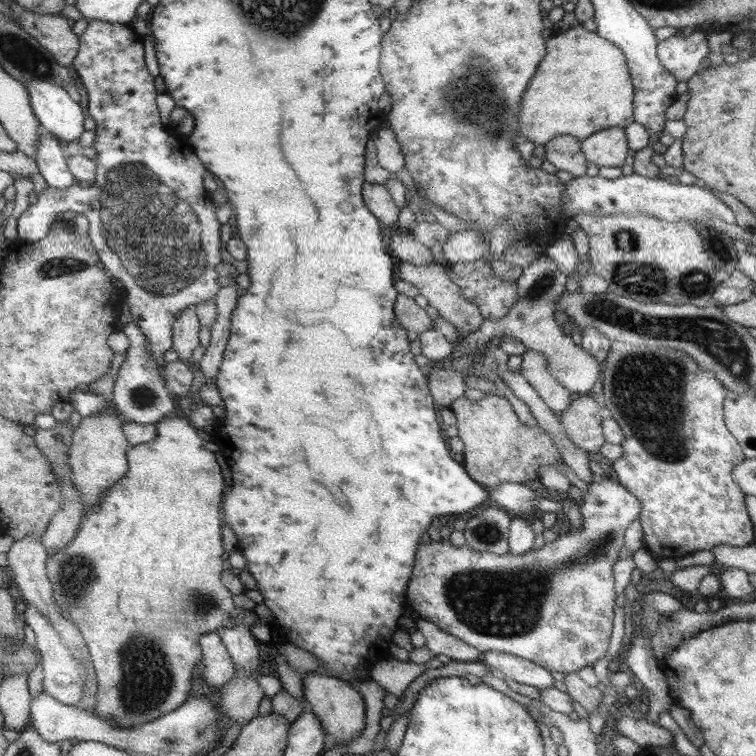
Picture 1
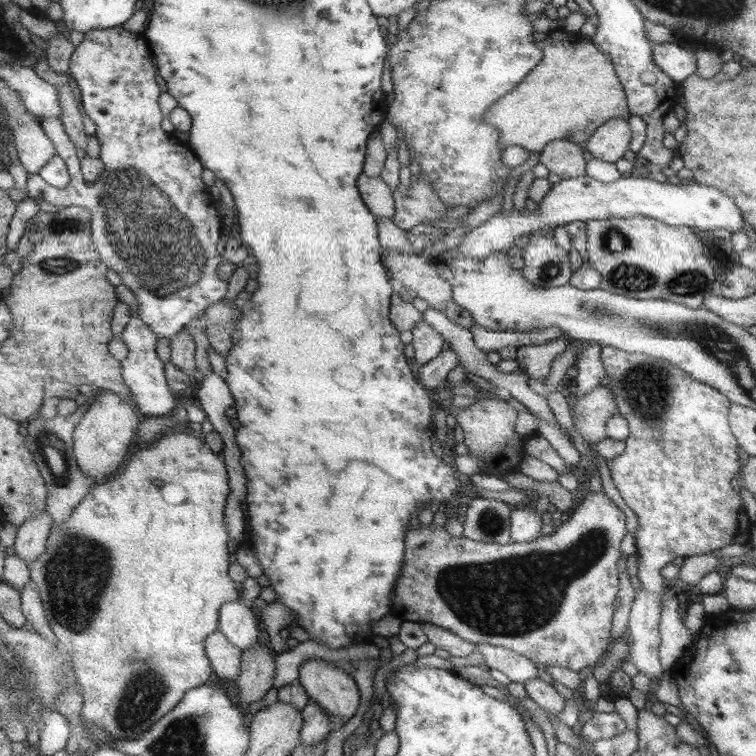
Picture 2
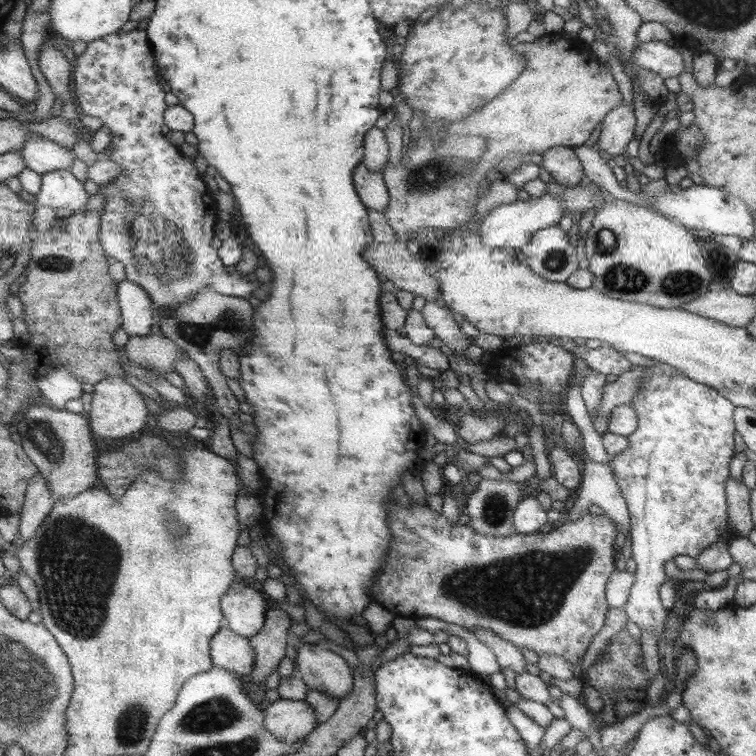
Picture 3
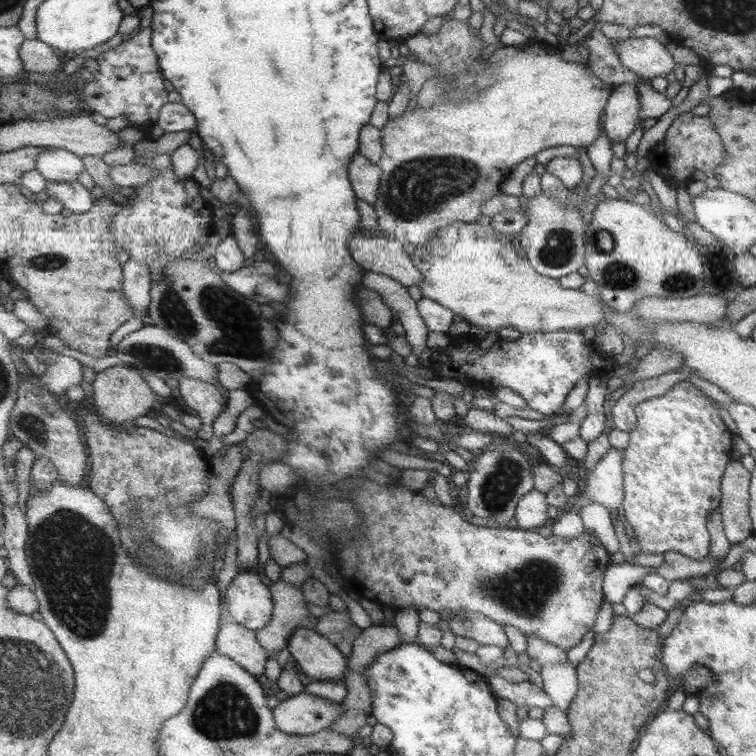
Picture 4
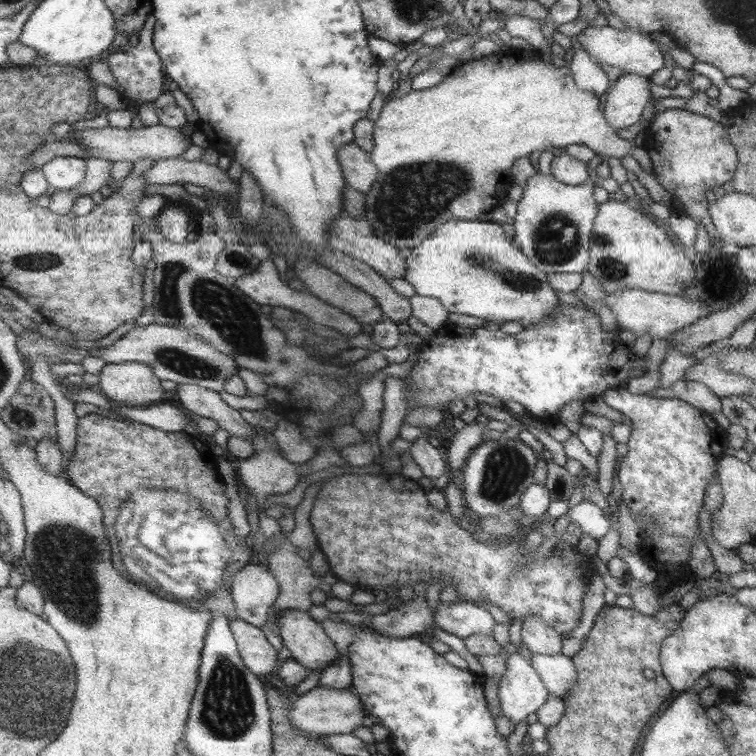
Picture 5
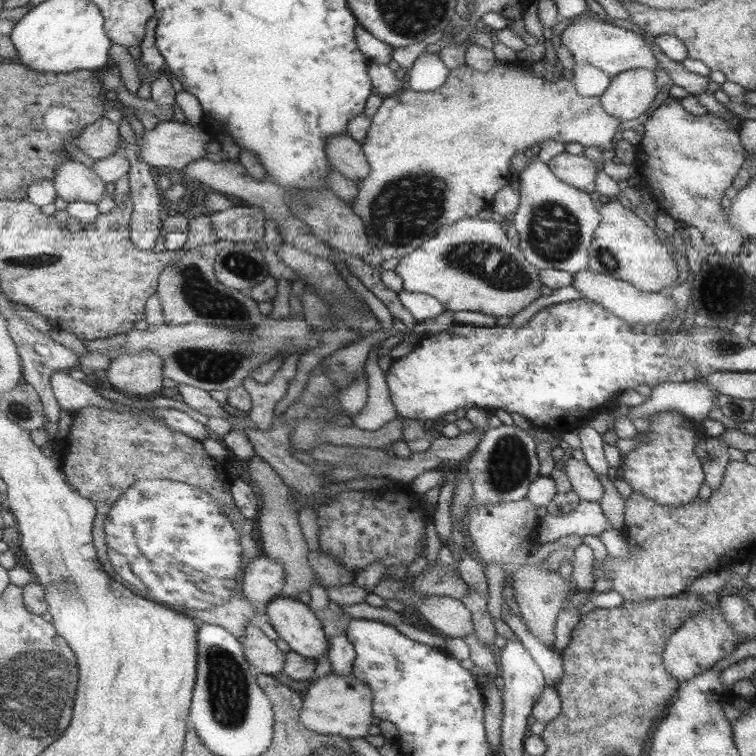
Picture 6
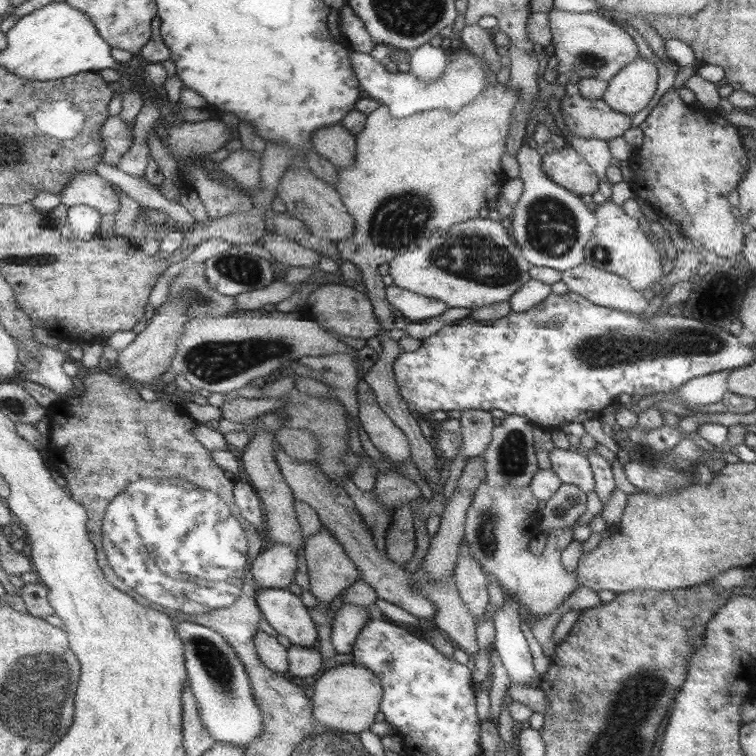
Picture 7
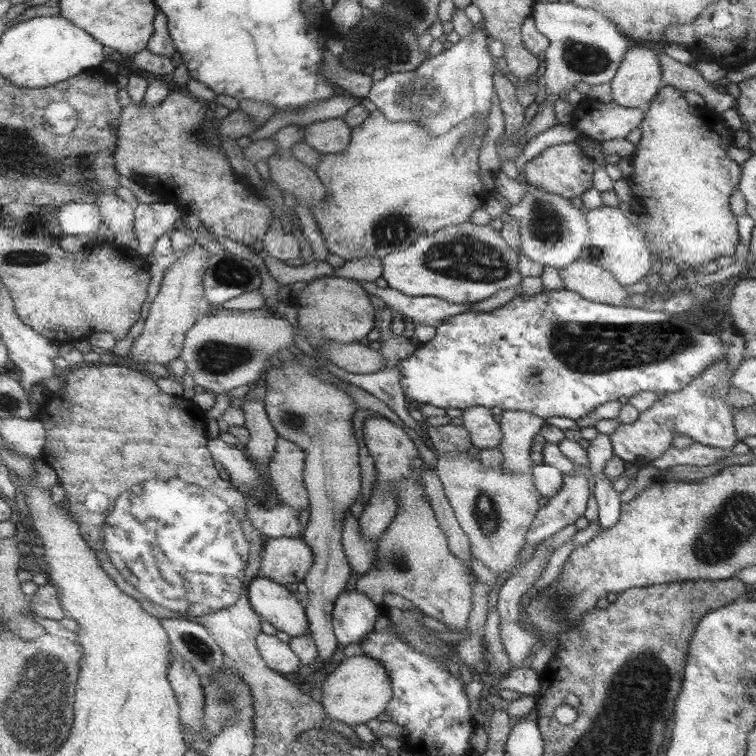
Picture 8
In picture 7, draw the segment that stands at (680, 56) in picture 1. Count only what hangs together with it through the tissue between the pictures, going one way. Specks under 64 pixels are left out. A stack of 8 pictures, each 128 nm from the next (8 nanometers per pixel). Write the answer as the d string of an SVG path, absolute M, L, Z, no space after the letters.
M553 8L547 13L551 42L555 48L553 54L558 58L558 75L569 77L575 73L582 79L596 78L609 82L628 63L642 55L632 36L600 10L579 13Z

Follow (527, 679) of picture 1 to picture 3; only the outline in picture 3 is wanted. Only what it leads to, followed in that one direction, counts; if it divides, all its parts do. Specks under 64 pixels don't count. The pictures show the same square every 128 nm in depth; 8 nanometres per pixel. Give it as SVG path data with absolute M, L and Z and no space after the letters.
M478 627L475 630L476 638L483 642L497 656L498 664L504 668L514 670L520 674L525 670L525 660L521 652L521 647L500 638L493 630L489 628Z

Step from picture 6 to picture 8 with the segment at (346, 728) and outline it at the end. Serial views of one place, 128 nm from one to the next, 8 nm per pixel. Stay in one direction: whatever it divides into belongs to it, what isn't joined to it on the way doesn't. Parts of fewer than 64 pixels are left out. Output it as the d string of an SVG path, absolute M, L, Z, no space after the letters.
M370 655L347 657L327 677L321 687L325 711L337 721L354 728L365 725L385 712L393 699L393 680L379 660Z

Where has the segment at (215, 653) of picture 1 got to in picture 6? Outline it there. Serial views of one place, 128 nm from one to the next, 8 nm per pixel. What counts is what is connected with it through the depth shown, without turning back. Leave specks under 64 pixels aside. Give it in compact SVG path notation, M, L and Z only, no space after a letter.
M257 625L246 627L246 656L260 672L274 676L285 667L285 653L278 649L276 641L266 636Z

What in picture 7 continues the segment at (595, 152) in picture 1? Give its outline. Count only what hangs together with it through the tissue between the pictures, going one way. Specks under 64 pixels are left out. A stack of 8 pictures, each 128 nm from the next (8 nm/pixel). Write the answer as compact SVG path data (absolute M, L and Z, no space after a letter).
M644 56L628 63L614 78L603 99L610 108L633 116L647 106L656 92L658 67Z

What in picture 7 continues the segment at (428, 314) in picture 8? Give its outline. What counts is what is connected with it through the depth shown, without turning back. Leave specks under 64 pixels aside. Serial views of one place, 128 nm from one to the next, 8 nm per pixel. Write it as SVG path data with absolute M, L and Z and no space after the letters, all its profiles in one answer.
M393 285L387 288L386 294L388 294L389 304L399 310L411 323L420 323L429 318L436 318L449 309L441 300L420 296Z

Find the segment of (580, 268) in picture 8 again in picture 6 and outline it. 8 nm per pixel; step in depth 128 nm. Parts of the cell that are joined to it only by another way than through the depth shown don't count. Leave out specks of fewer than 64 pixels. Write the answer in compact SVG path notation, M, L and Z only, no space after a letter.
M589 268L582 272L572 273L572 277L574 277L574 280L572 280L571 286L580 292L584 299L601 305L632 326L635 323L645 326L651 323L660 324L668 316L671 316L672 320L678 317L676 303L666 291L658 293L643 292L640 289L636 289L629 282L616 280L612 276L604 276L602 273L594 272Z

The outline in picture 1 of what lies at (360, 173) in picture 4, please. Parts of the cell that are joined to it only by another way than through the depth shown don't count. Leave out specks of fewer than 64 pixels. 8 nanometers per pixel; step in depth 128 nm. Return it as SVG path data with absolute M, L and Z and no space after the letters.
M365 182L363 186L365 204L373 211L373 215L381 220L382 224L396 226L400 218L400 208L393 200L392 194L384 185Z

